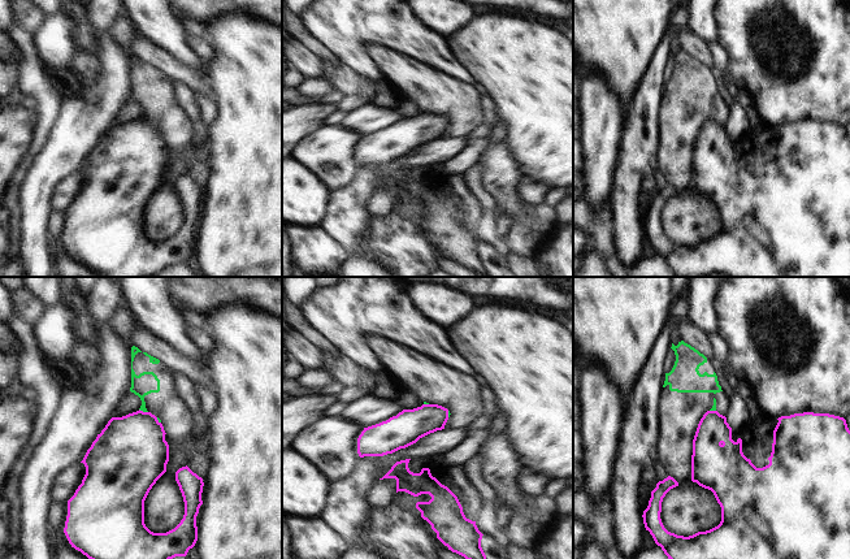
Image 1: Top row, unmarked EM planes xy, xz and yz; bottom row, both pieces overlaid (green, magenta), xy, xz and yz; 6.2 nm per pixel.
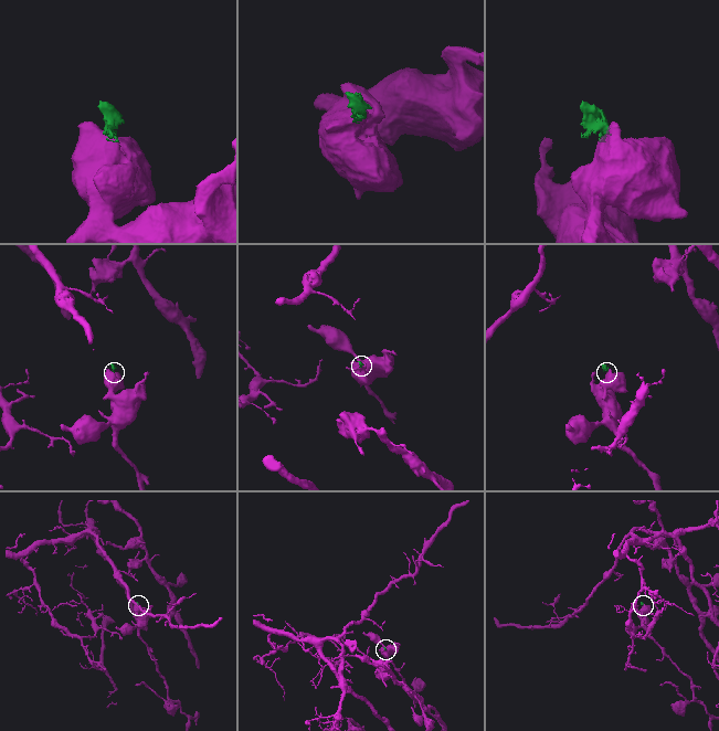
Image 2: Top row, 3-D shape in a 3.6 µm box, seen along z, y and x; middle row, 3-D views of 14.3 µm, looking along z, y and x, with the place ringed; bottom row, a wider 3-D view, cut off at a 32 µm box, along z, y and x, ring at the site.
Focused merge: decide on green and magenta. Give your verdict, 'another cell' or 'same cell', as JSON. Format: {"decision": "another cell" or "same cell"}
{"decision": "another cell"}

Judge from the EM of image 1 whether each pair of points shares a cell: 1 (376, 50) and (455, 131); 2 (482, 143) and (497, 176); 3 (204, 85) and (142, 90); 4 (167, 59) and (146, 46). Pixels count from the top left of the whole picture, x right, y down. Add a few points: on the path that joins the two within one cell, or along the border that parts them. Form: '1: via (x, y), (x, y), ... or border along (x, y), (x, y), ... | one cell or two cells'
1: via (399, 68), (415, 81), (423, 83), (447, 108) | one cell
2: border along (489, 143), (484, 150), (471, 155) | two cells
3: border along (151, 64), (164, 72), (174, 83) | two cells
4: via (161, 59), (151, 51) | one cell

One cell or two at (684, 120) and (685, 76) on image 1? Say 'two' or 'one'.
one

